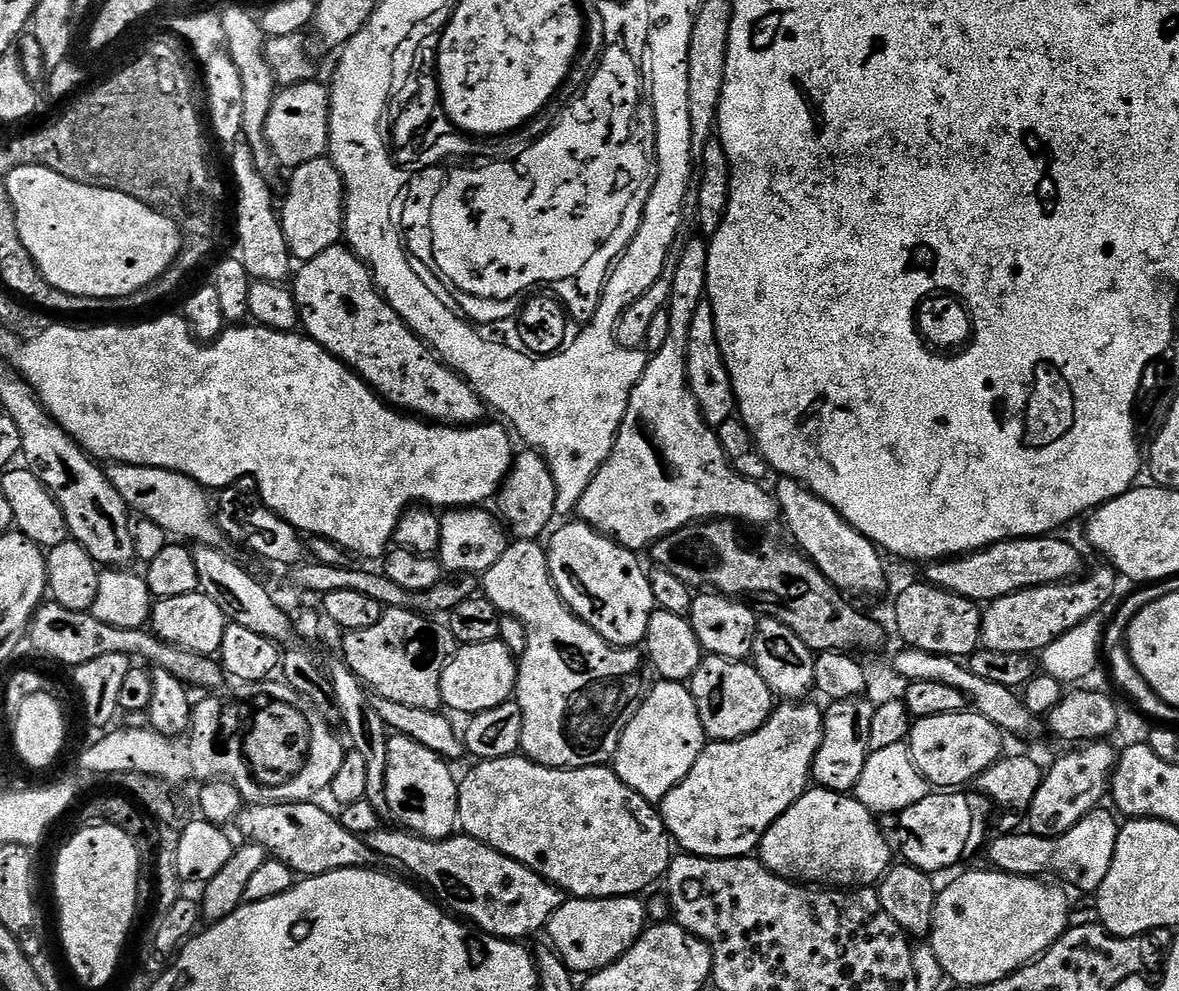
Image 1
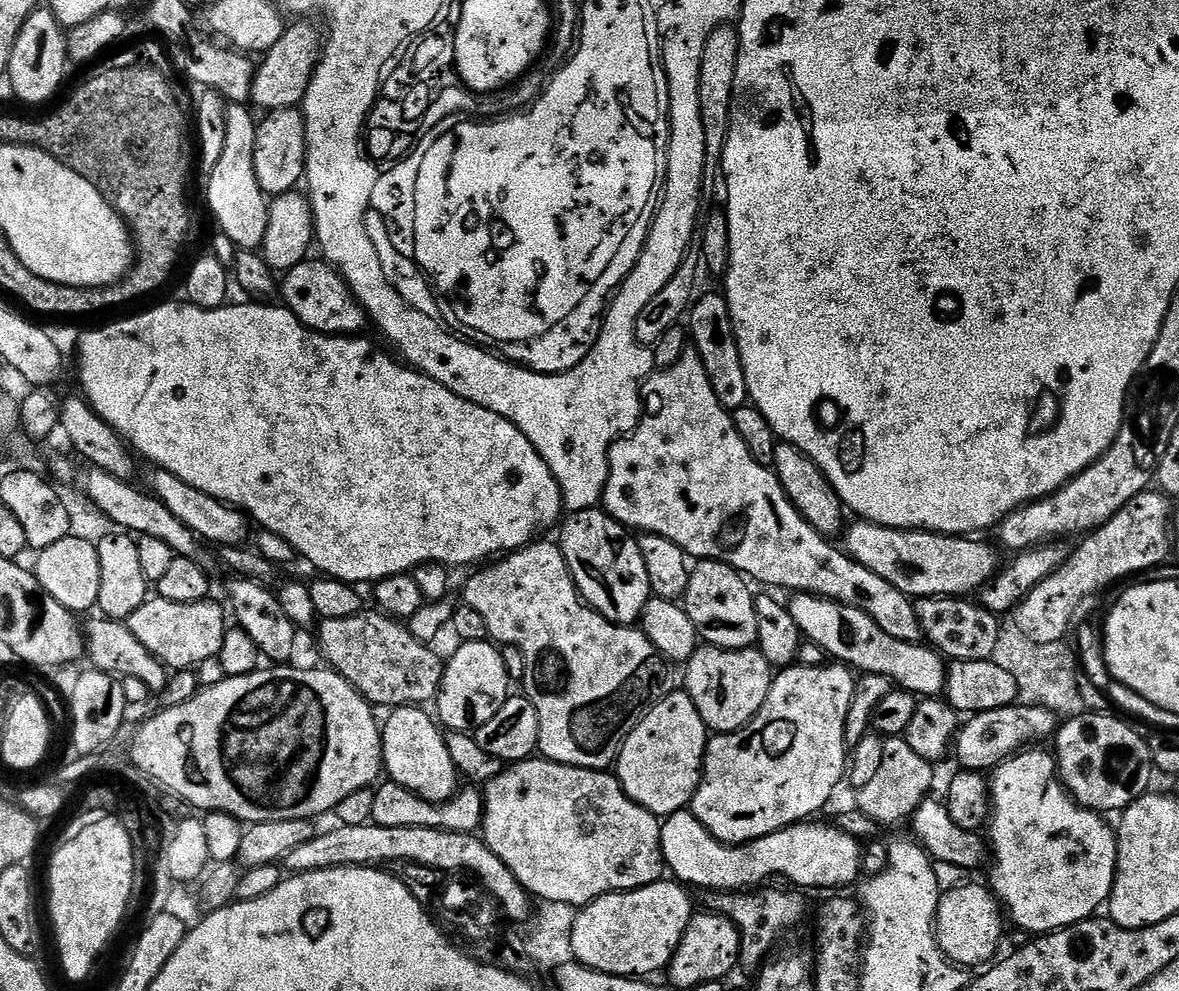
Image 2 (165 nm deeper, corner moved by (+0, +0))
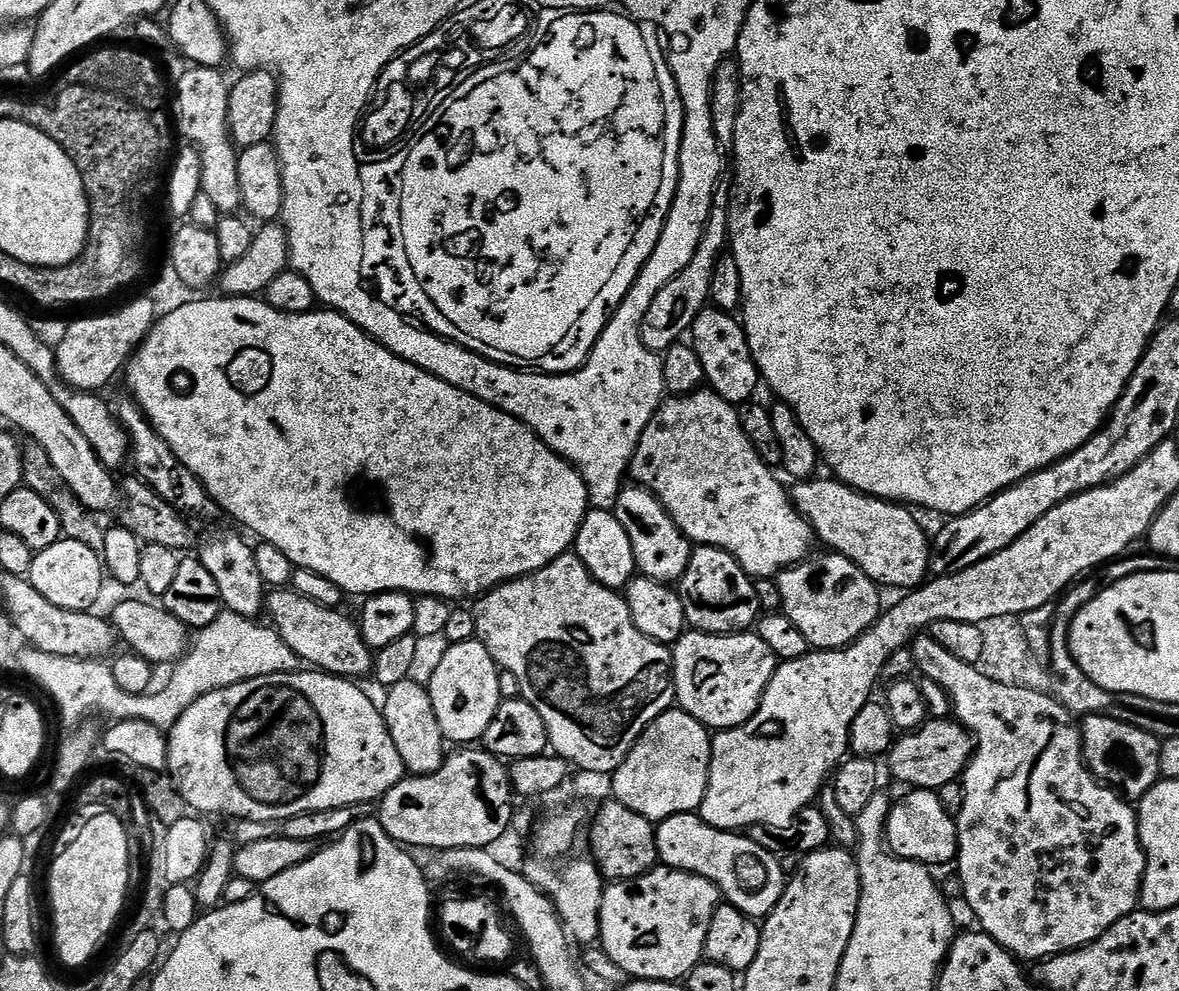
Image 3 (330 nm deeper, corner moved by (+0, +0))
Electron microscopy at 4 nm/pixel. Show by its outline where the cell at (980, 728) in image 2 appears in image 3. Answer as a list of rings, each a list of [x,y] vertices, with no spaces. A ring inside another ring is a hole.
[[[929,719],[916,732],[901,735],[886,753],[888,768],[900,784],[909,784],[912,790],[938,790],[947,784],[955,784],[964,775],[968,761],[972,759],[974,741],[955,719]]]

